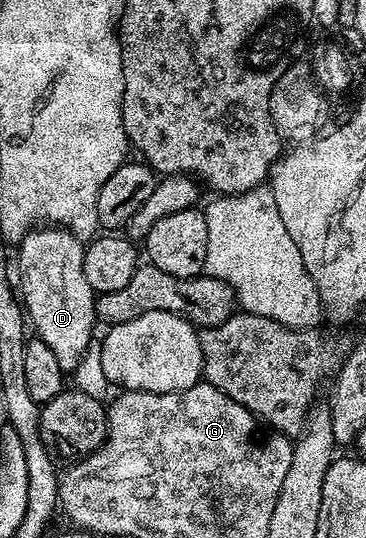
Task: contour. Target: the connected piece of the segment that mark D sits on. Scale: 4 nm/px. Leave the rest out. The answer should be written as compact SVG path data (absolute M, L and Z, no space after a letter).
M42 226L32 230L17 245L18 284L25 315L36 331L37 339L44 341L56 354L63 373L73 373L85 352L92 345L90 331L96 325L94 302L96 294L84 278L84 244L65 228Z

